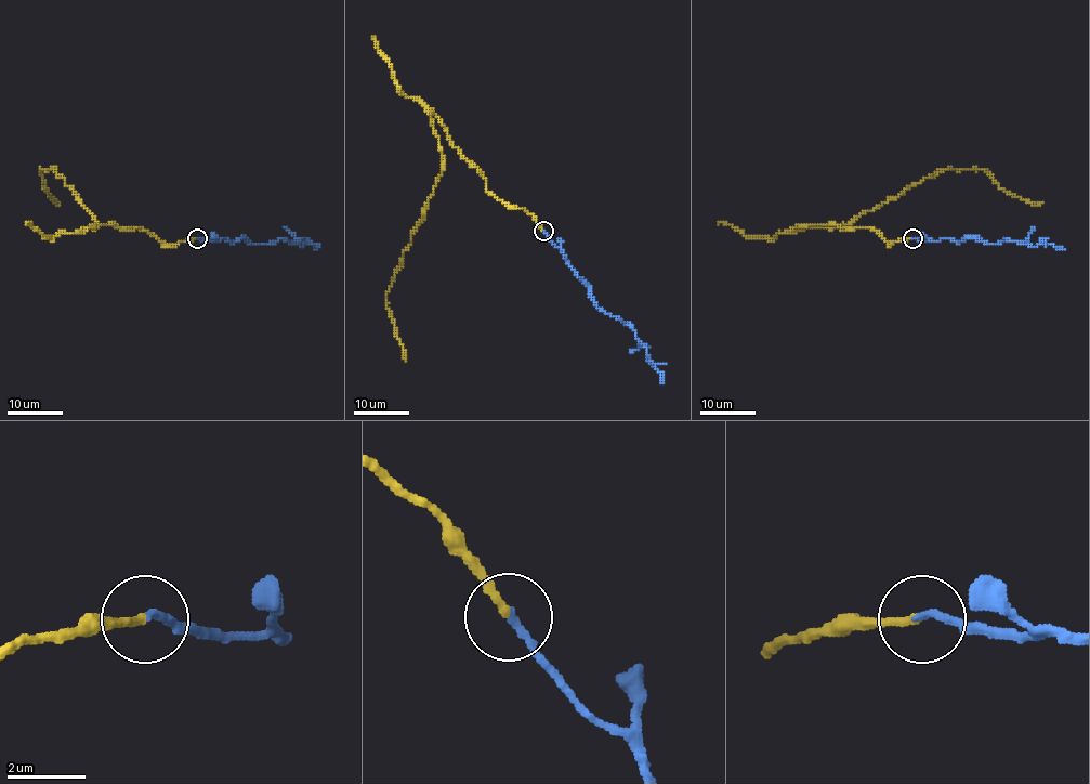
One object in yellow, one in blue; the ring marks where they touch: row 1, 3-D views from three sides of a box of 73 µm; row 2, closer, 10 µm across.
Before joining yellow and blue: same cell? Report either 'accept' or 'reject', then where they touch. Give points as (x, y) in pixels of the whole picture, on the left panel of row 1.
reject; place (197, 238)

